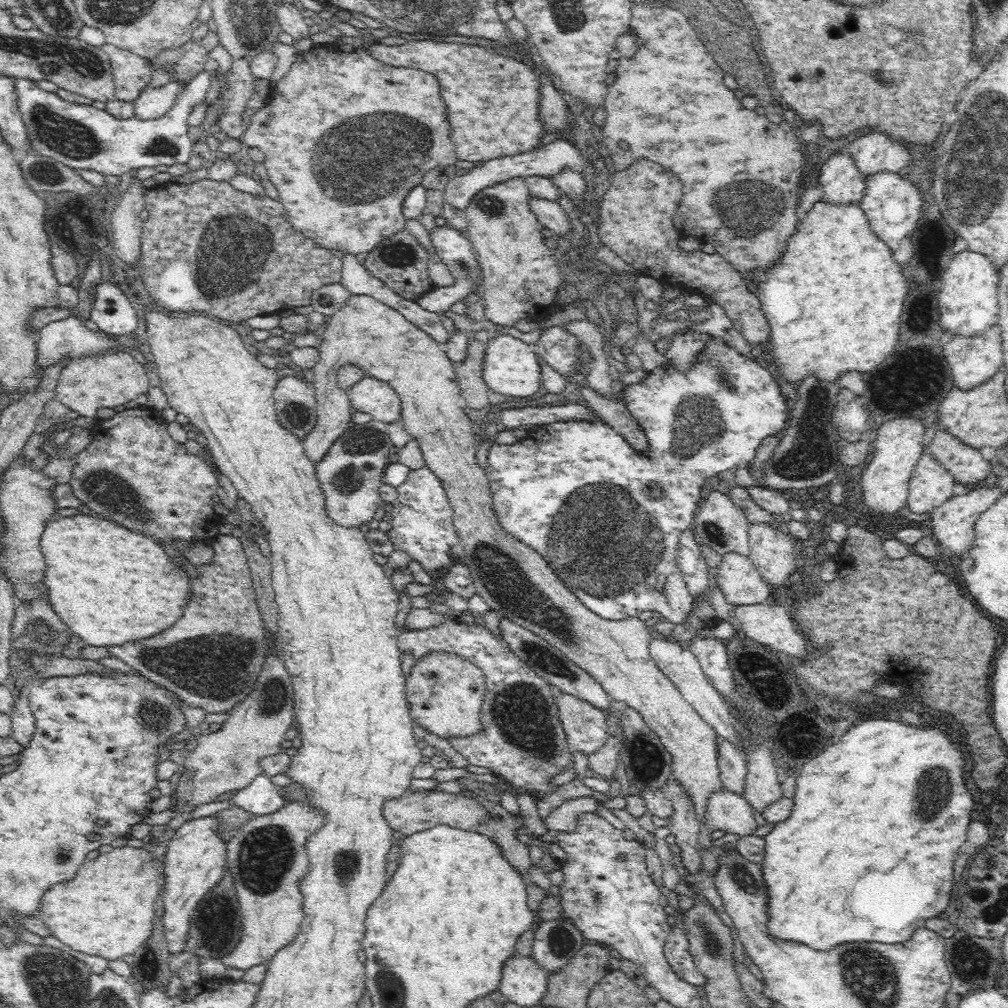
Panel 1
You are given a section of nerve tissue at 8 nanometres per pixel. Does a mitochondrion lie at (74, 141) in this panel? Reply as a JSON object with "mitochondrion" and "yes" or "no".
{"mitochondrion":"yes"}

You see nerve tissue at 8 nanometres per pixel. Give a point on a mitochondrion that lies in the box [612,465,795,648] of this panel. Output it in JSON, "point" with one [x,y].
{"point":[710,530]}

